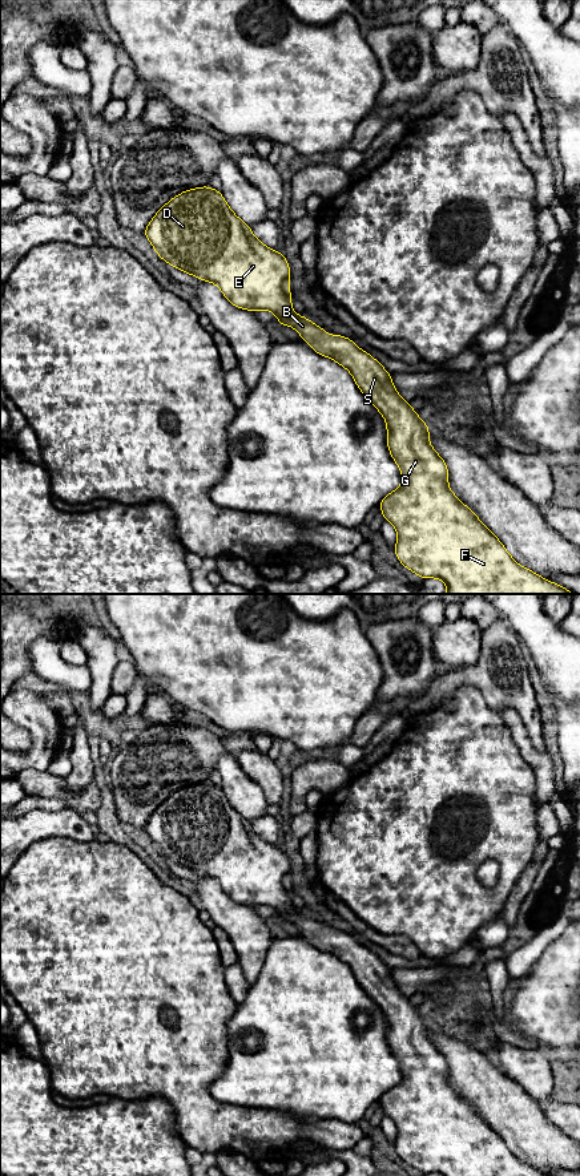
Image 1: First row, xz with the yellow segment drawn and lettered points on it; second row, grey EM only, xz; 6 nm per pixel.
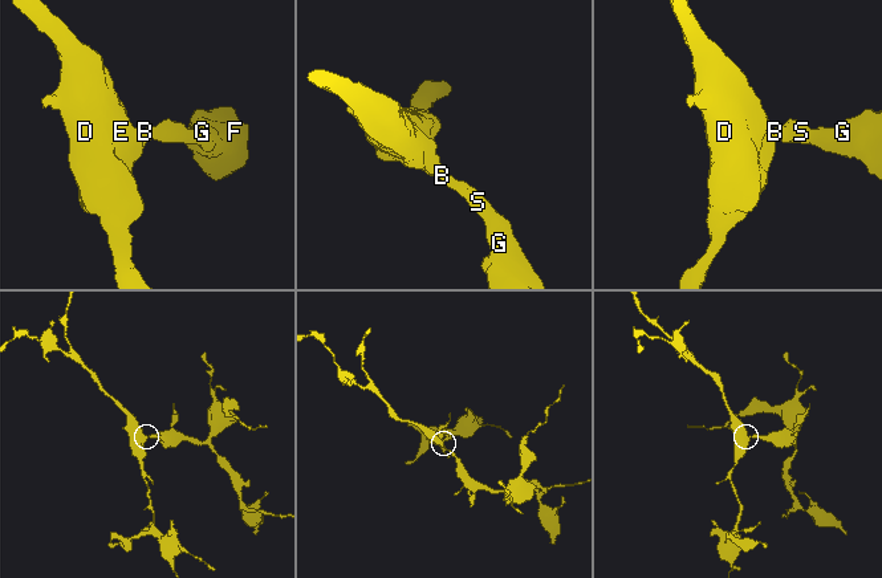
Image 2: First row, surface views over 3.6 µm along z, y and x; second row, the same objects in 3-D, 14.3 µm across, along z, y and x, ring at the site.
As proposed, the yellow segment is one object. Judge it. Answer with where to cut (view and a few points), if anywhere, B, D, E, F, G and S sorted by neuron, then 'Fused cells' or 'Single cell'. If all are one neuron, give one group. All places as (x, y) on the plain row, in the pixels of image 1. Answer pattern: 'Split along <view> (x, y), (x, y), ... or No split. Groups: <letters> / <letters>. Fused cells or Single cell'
No split. Groups: B D E F G S. Single cell

